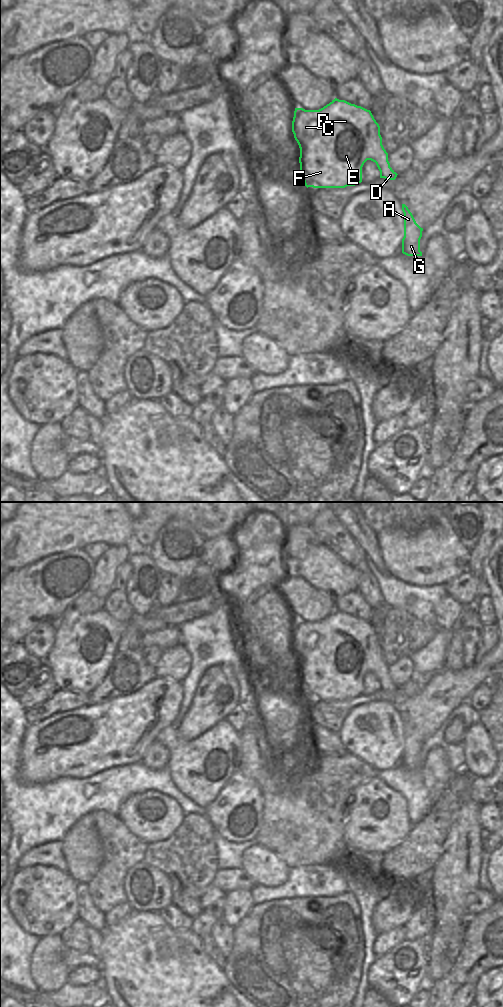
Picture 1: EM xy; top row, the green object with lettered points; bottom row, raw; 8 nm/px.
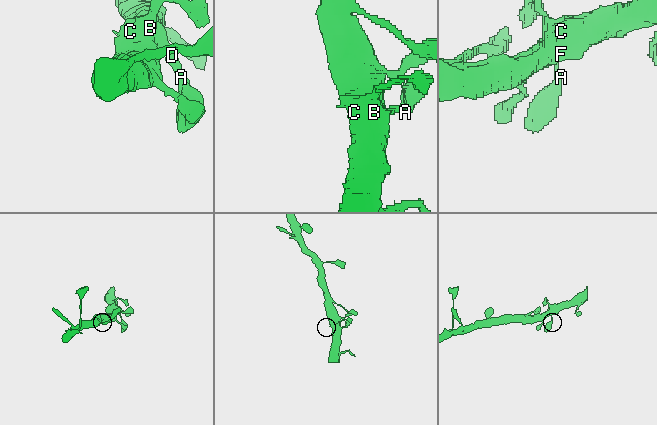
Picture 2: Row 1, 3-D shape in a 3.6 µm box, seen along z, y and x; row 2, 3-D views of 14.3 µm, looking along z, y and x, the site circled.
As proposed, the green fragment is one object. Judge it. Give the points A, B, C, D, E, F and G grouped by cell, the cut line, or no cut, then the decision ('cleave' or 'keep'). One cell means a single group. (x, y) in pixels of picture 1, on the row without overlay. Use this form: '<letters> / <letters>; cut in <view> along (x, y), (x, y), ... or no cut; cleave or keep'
A B C D E F G; no cut; keep

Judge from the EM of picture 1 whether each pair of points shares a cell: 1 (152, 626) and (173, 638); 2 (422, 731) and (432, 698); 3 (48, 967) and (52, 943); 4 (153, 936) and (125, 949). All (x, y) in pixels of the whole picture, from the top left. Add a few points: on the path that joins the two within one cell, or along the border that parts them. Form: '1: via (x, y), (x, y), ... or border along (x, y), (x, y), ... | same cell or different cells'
1: border along (167, 625), (162, 629), (147, 631), (142, 634) | different cells
2: via (425, 723), (425, 712), (431, 706) | same cell
3: via (48, 961), (49, 949) | same cell
4: via (146, 943), (140, 949), (132, 949) | same cell

